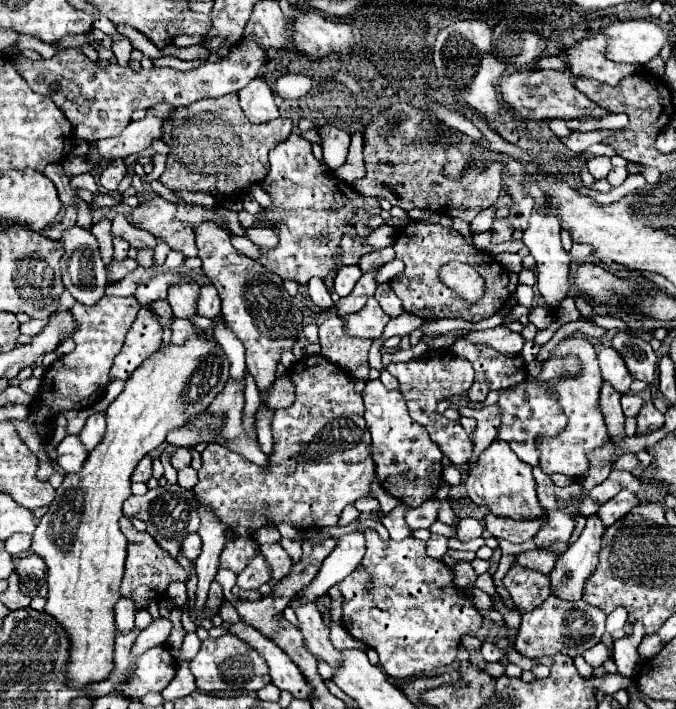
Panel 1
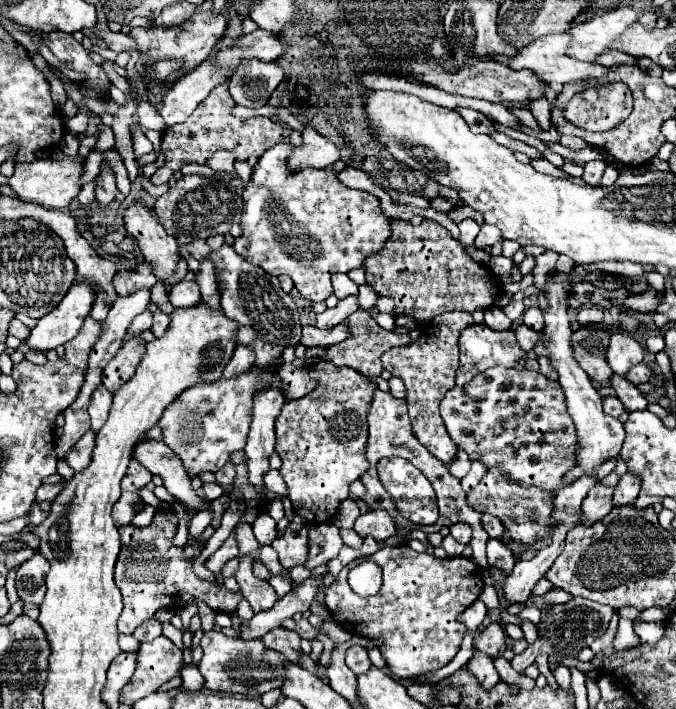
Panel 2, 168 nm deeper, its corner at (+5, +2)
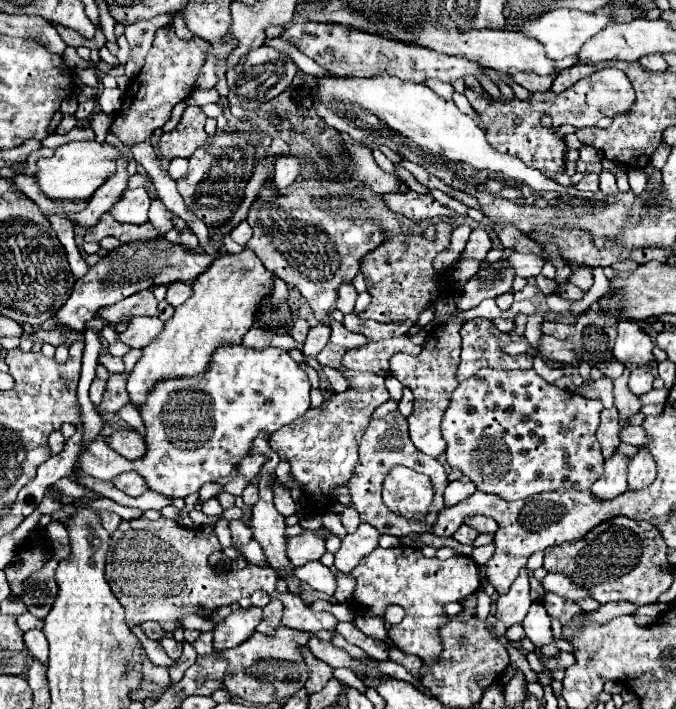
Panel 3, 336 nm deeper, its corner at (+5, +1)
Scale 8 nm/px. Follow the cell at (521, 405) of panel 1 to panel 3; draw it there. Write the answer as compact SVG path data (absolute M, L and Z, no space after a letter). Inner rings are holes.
M478 370L472 378L460 382L460 386L454 390L452 394L452 402L444 414L442 420L442 436L446 440L446 462L452 468L458 468L470 482L476 484L476 490L486 492L486 494L496 494L504 500L524 500L528 496L534 496L538 492L544 490L560 490L560 488L576 488L576 490L586 490L590 488L596 478L600 478L602 474L602 452L600 452L600 444L596 440L596 430L598 430L598 422L600 422L600 410L602 410L602 402L598 400L586 400L584 396L578 396L574 392L566 392L556 388L554 384L548 384L544 378L540 378L534 370Z

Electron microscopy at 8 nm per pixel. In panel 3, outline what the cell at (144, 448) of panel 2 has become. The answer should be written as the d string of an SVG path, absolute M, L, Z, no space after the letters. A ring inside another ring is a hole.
M116 430L106 438L108 446L128 460L136 460L144 454L144 438L136 430Z

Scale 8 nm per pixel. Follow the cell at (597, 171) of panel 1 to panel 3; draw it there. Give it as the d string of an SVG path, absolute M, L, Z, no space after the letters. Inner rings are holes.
M586 174L578 184L578 190L588 190L588 192L598 192L598 174Z

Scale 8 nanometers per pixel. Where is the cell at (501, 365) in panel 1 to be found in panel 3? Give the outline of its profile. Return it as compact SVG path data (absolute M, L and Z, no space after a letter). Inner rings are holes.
M474 318L464 322L460 328L462 336L462 362L458 368L458 380L466 380L480 368L502 368L502 370L524 370L532 368L532 356L508 356L500 350L504 342L512 338L500 332L490 320Z

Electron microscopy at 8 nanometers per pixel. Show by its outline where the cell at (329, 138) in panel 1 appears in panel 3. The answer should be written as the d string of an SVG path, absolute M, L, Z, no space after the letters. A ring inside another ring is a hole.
M280 156L276 160L276 174L272 180L272 188L274 190L288 188L296 180L298 174L300 174L300 160L296 160L292 156Z

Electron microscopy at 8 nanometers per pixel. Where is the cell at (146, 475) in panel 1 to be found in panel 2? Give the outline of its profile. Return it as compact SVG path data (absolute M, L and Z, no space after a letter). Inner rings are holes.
M132 459L128 473L122 479L122 489L124 491L138 491L144 485L148 485L150 479L152 479L152 473L148 473L148 469L144 469L144 465L140 465L136 459Z

